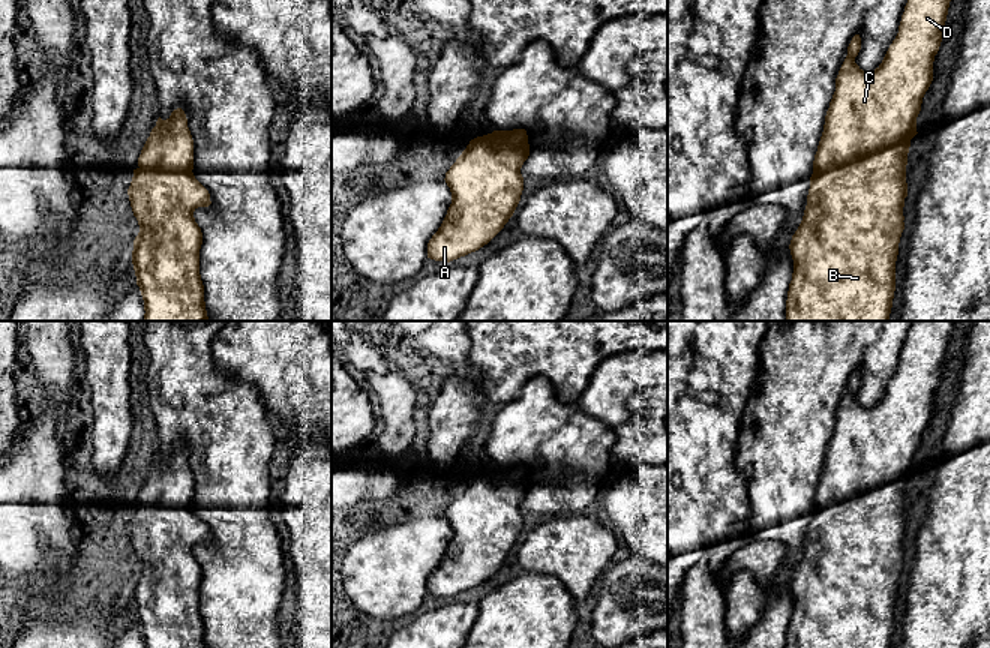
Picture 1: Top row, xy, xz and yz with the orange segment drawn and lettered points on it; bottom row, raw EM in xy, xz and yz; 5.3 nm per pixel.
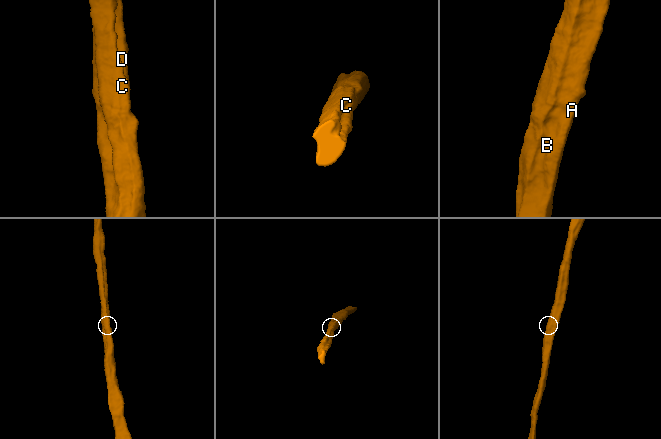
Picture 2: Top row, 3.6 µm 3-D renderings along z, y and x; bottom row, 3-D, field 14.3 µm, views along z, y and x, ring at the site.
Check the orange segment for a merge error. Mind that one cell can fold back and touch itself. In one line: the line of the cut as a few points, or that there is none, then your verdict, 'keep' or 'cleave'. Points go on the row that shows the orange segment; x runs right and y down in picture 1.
no cut; keep

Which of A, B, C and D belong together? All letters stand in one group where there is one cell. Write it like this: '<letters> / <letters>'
A B C D

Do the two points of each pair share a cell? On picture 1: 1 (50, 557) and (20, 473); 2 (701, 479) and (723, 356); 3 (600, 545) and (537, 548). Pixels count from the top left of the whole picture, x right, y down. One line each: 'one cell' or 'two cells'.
1: one cell
2: one cell
3: one cell

